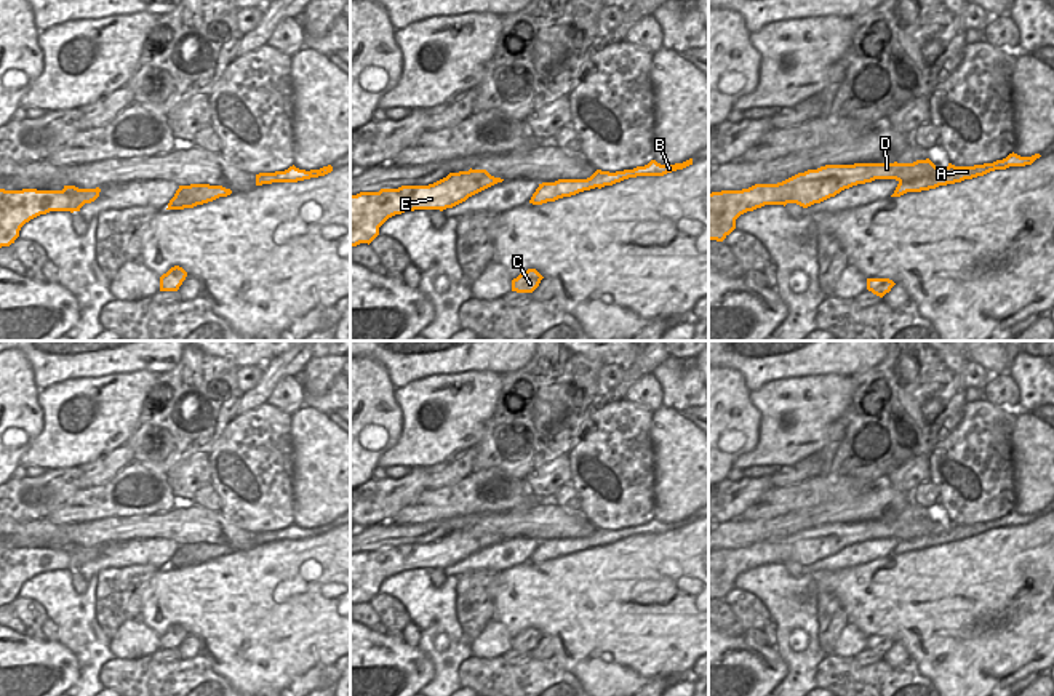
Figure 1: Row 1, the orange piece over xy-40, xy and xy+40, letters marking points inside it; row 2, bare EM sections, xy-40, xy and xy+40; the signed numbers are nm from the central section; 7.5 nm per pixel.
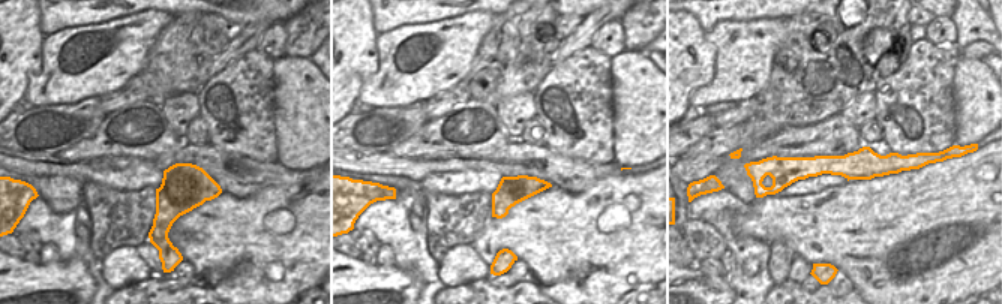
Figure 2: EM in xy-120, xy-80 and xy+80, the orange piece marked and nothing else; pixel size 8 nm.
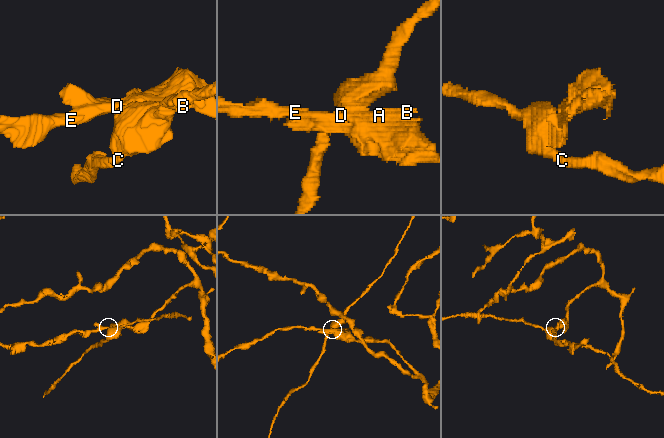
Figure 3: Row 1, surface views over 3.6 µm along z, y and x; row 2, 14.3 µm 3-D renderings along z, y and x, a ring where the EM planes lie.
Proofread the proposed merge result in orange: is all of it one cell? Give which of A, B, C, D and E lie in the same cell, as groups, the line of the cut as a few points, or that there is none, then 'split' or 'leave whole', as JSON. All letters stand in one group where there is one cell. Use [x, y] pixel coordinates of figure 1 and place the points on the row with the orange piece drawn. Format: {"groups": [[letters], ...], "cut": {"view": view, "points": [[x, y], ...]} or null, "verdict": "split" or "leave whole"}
{"groups": [["A", "B", "D", "E"], ["C"]], "cut": {"view": "xy+40", "points": [[899, 181], [941, 178], [949, 183]]}, "verdict": "split"}

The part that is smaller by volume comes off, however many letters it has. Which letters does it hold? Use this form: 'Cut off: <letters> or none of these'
Cut off: C

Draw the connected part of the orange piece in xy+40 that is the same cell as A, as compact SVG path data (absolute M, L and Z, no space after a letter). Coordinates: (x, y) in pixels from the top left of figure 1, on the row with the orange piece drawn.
M1012 152L1003 160L974 166L955 166L952 163L936 166L929 158L913 163L825 165L777 184L755 184L742 190L712 192L709 194L709 240L723 242L736 229L736 219L741 214L765 205L796 203L808 208L844 189L875 179L910 182L921 178L940 178L944 182L955 184L995 170L1032 165L1040 157L1040 154L1020 157Z

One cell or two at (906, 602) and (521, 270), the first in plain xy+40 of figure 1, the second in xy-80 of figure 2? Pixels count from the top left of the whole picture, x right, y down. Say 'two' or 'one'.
two

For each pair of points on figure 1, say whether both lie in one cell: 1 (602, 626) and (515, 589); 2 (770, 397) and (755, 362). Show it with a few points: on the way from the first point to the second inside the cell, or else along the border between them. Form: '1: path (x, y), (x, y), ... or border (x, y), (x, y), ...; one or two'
1: path (581, 605), (571, 599), (536, 596); one
2: border (802, 375), (770, 380), (750, 392); two

